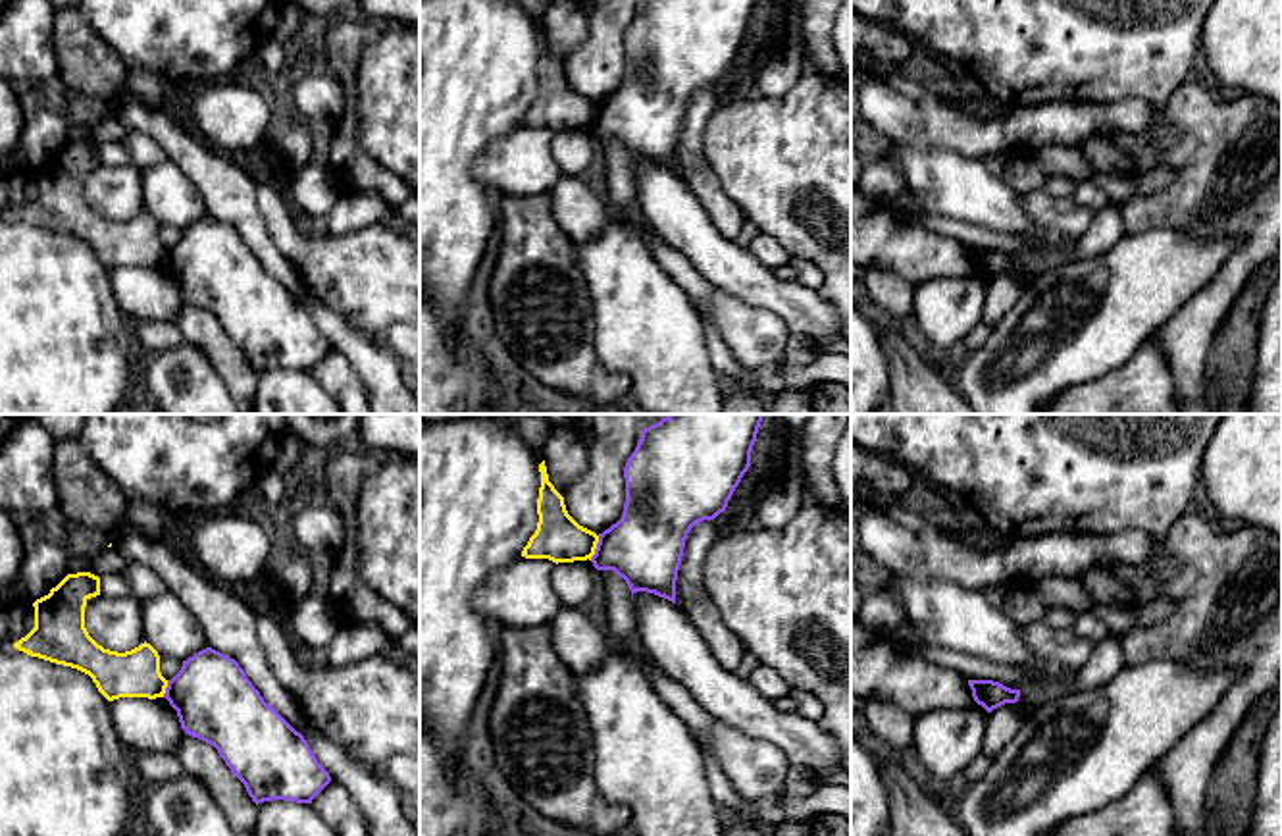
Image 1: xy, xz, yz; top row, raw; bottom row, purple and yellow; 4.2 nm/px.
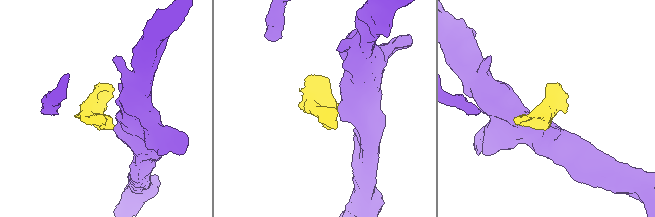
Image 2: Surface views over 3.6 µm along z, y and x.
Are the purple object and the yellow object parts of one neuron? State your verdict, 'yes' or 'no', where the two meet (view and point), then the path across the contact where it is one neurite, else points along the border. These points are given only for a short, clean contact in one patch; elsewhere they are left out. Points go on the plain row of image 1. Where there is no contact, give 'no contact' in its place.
no; contact xz (597, 116); border xz (599, 104), (595, 122), (589, 128)

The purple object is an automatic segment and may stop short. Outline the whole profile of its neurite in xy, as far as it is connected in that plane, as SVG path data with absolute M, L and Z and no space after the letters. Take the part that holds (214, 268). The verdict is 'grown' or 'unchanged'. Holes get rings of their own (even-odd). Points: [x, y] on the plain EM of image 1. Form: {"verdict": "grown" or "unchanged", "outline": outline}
{"verdict": "unchanged", "outline": "M212 216L194 222L183 229L181 239L167 248L164 266L177 279L185 302L214 314L231 341L244 353L256 374L271 368L312 372L331 351L329 341L318 331L304 304L264 270L235 227Z"}

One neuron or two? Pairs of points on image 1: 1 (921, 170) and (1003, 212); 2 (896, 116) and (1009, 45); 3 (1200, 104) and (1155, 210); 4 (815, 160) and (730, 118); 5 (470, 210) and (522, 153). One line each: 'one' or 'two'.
1: one
2: two
3: one
4: one
5: two

